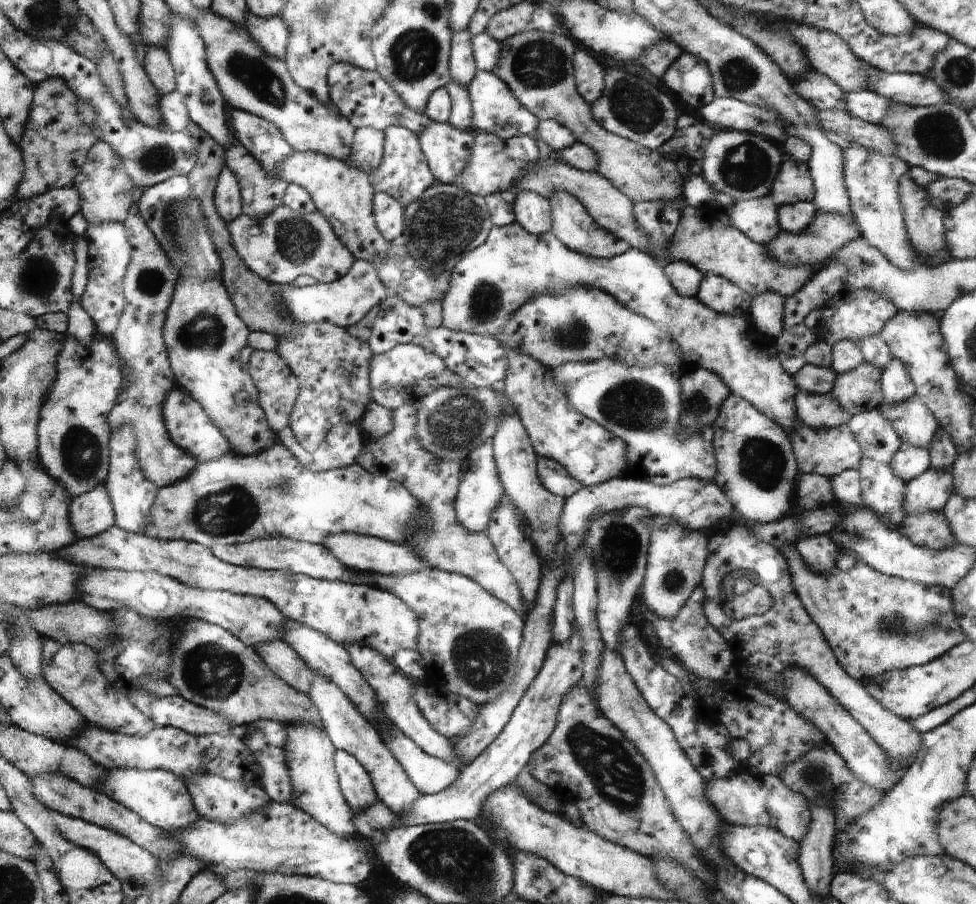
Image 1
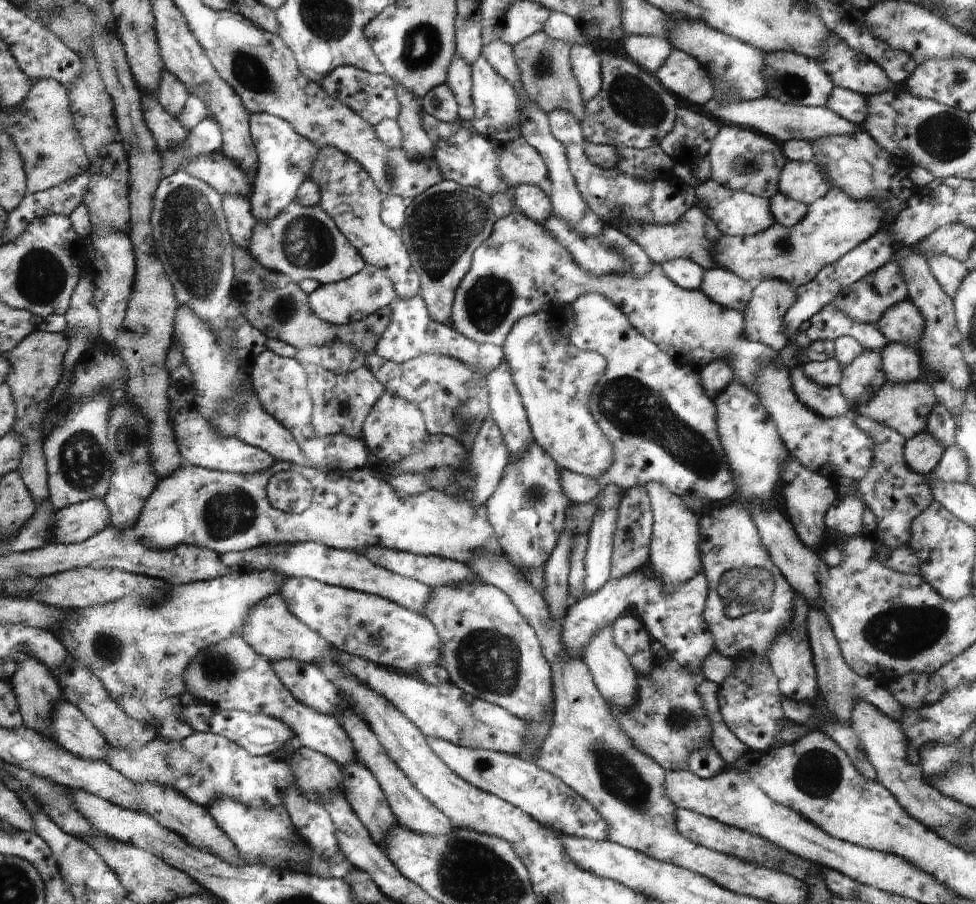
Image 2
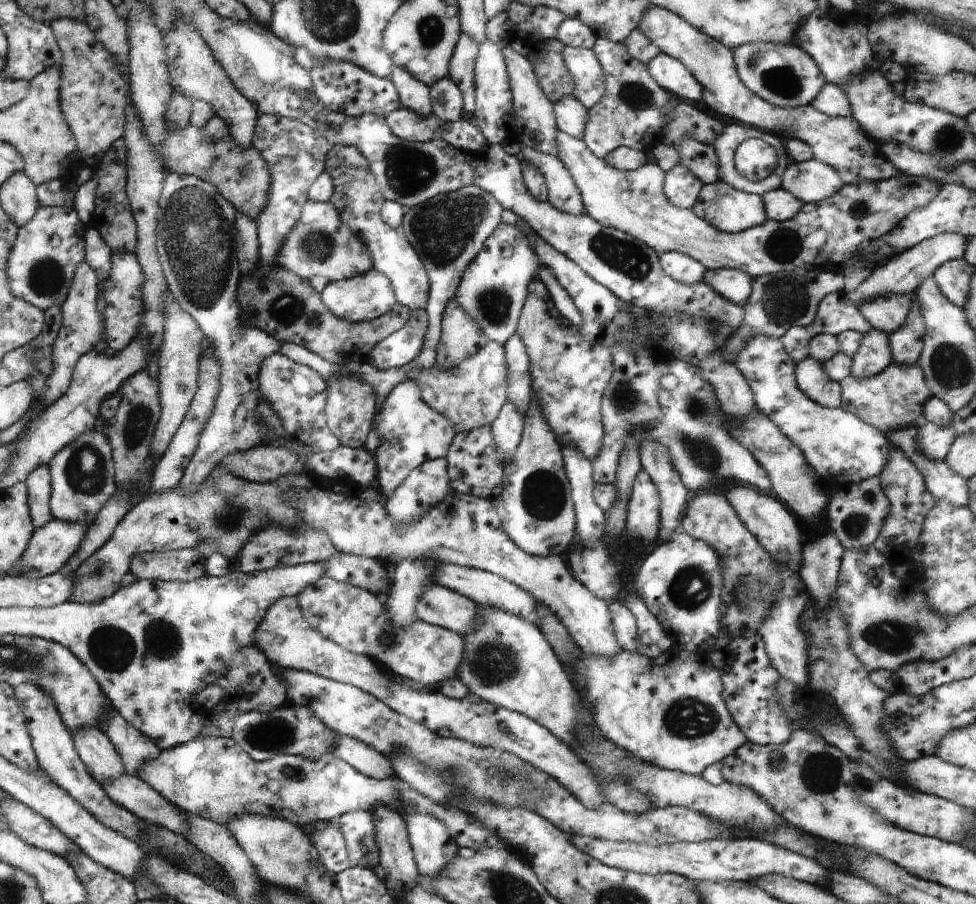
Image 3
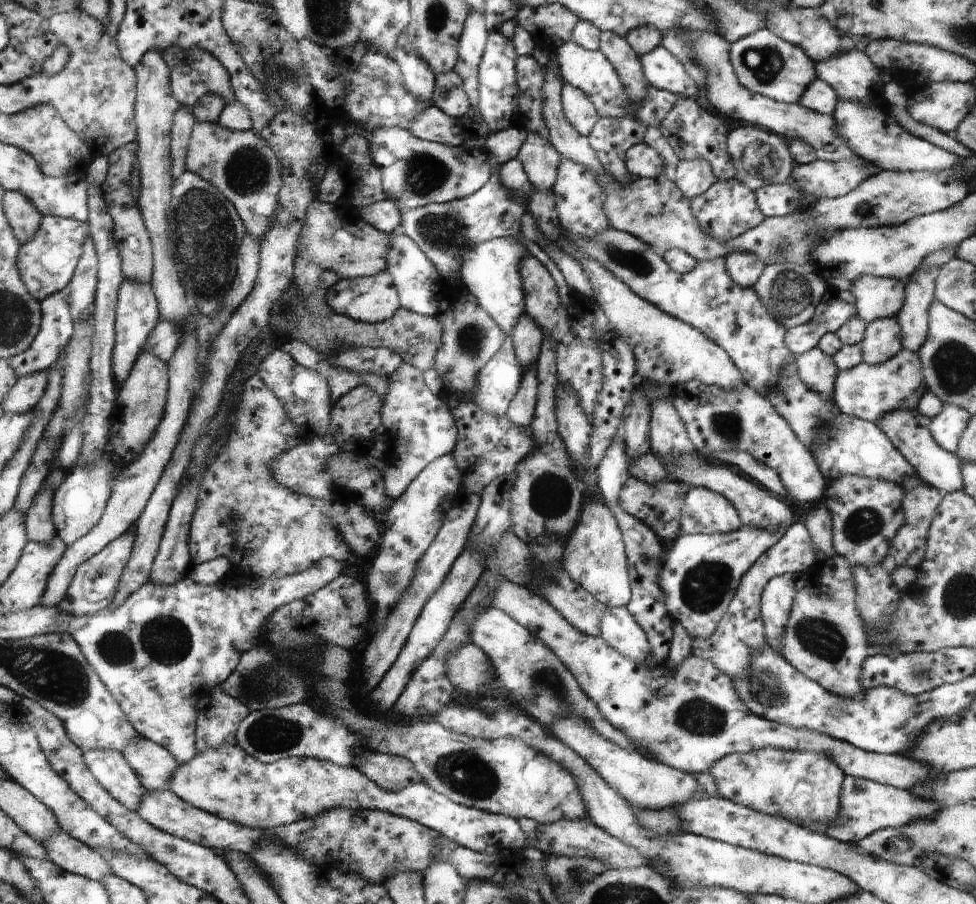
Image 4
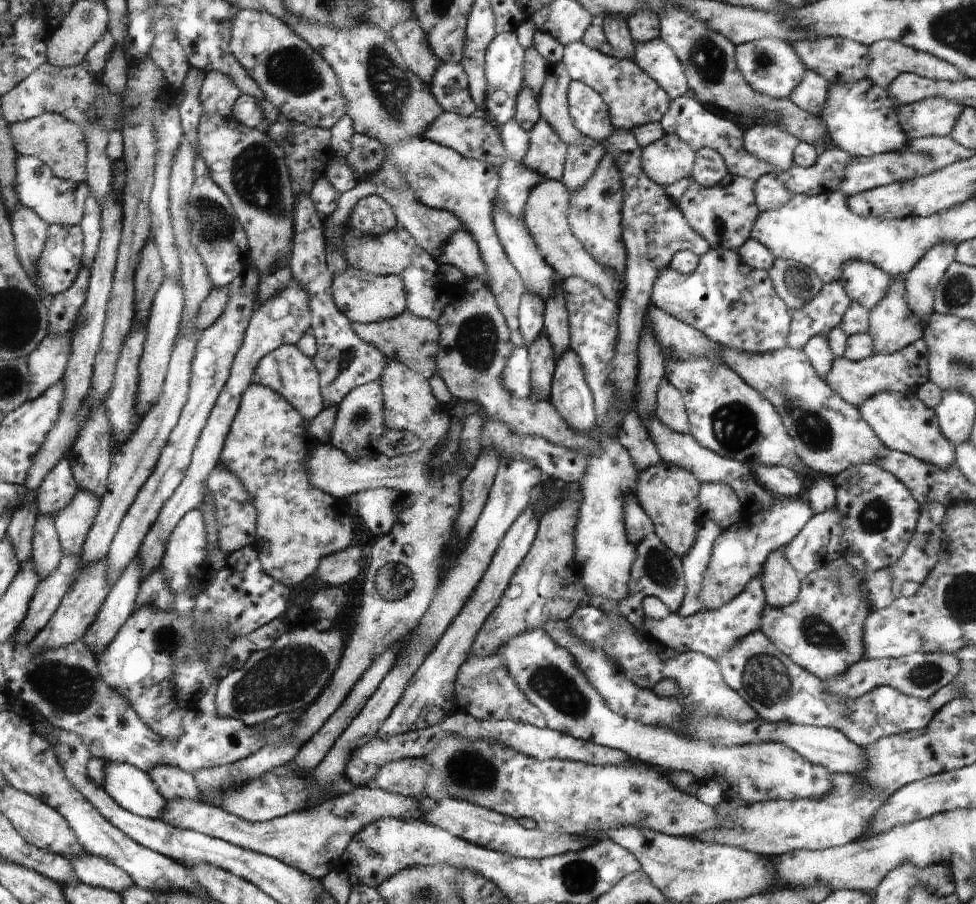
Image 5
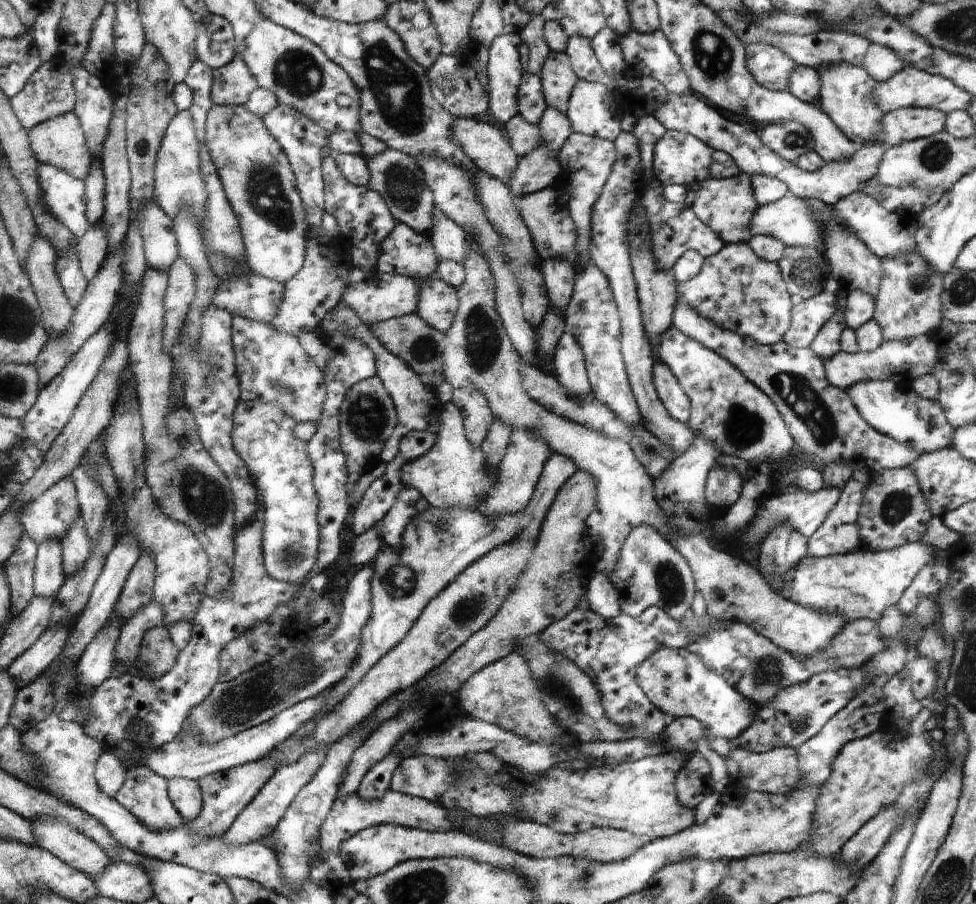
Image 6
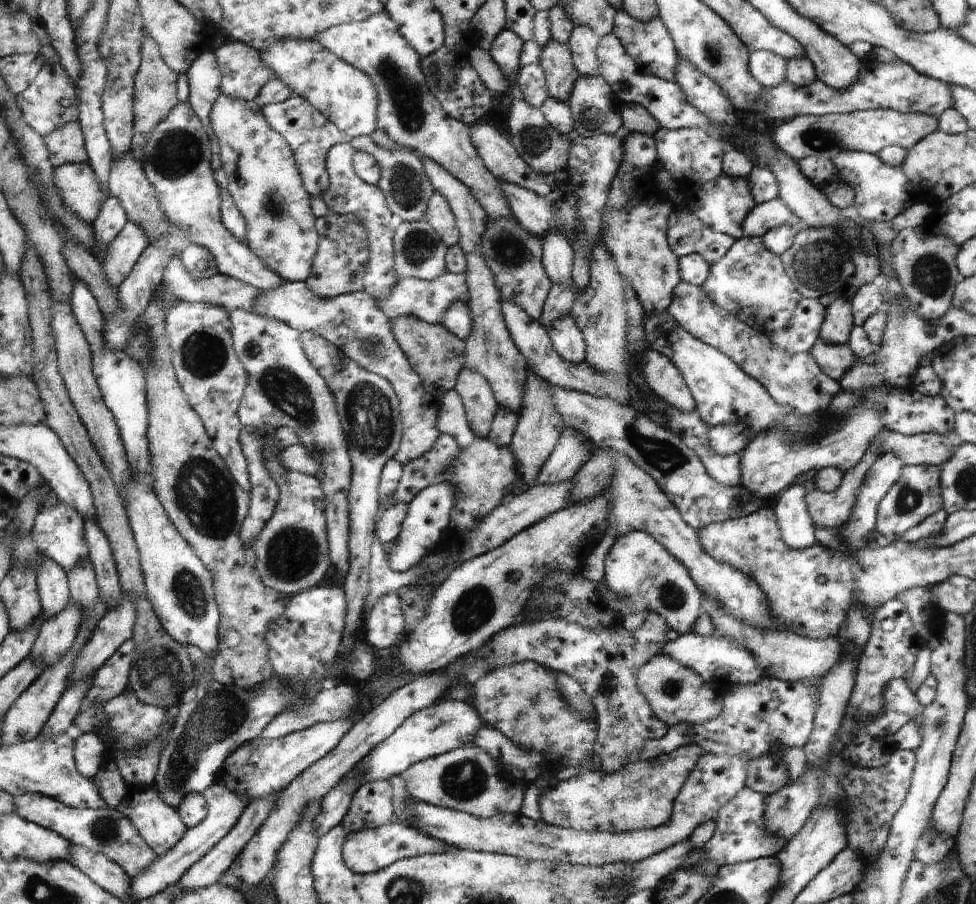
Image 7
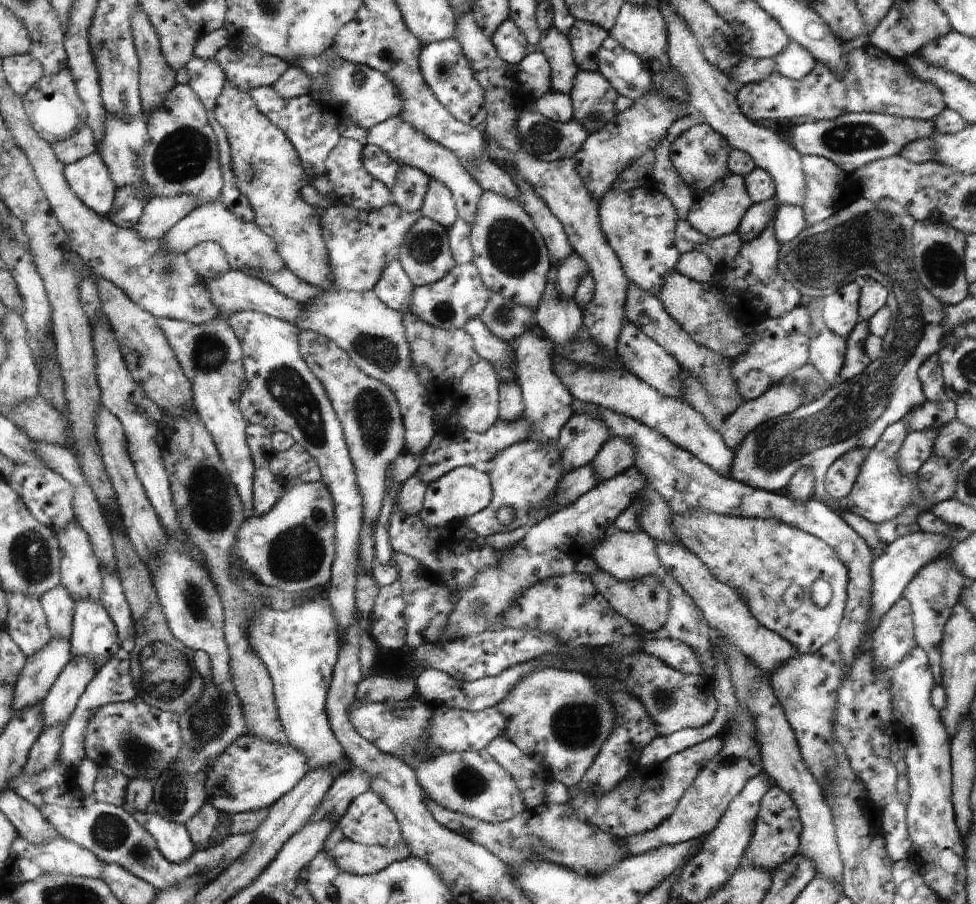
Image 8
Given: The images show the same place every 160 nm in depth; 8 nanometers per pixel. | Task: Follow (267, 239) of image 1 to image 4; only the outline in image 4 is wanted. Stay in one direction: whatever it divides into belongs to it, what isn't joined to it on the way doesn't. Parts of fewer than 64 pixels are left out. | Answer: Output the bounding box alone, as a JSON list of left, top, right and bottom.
[296,202,390,279]

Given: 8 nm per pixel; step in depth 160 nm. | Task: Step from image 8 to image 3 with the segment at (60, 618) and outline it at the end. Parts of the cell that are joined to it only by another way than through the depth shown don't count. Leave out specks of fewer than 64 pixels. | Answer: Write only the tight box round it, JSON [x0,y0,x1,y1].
[25,465,53,528]

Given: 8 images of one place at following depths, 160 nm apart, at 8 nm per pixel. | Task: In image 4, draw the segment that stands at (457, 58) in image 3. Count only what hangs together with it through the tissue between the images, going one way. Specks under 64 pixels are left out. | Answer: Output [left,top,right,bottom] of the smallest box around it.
[453,13,488,108]

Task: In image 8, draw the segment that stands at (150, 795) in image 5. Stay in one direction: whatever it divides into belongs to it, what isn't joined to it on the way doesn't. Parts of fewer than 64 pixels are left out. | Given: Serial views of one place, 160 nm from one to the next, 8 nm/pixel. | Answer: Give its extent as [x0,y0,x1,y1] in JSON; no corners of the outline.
[133,811,196,864]

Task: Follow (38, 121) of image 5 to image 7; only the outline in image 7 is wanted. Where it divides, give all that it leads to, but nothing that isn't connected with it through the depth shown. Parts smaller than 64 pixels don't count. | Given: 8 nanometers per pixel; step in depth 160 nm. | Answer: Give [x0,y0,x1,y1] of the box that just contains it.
[44,121,89,167]

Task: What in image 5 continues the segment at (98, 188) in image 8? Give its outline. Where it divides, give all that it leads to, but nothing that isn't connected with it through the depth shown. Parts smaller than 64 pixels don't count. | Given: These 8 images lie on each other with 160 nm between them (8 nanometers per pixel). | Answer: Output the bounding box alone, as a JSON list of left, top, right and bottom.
[14,155,89,225]

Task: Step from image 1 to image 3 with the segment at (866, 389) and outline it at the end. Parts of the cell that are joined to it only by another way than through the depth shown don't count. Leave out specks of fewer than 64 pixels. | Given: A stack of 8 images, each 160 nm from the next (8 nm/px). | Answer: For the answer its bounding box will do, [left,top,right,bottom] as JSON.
[850,327,893,378]

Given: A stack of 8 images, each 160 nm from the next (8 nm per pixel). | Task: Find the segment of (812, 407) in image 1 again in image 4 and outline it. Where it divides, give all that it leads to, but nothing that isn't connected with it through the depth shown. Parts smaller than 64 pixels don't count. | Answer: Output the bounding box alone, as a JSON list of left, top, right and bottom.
[795,346,839,399]

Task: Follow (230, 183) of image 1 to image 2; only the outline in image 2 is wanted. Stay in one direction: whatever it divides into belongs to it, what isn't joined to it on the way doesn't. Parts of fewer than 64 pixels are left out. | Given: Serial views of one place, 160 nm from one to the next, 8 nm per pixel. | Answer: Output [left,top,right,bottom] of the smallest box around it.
[222,196,257,248]

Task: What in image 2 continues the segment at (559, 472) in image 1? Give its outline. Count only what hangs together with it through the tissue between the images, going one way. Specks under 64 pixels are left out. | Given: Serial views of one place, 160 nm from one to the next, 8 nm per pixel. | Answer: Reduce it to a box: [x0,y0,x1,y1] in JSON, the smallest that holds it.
[561,469,602,504]

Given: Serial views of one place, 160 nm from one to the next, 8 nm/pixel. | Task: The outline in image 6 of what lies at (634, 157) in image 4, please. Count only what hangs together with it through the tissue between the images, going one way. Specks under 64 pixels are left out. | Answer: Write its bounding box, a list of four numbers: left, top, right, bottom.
[653,130,715,188]

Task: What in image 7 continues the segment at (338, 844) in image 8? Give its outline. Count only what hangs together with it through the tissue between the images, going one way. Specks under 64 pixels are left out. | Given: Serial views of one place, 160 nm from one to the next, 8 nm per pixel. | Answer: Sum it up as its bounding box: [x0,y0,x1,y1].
[343,820,452,874]

